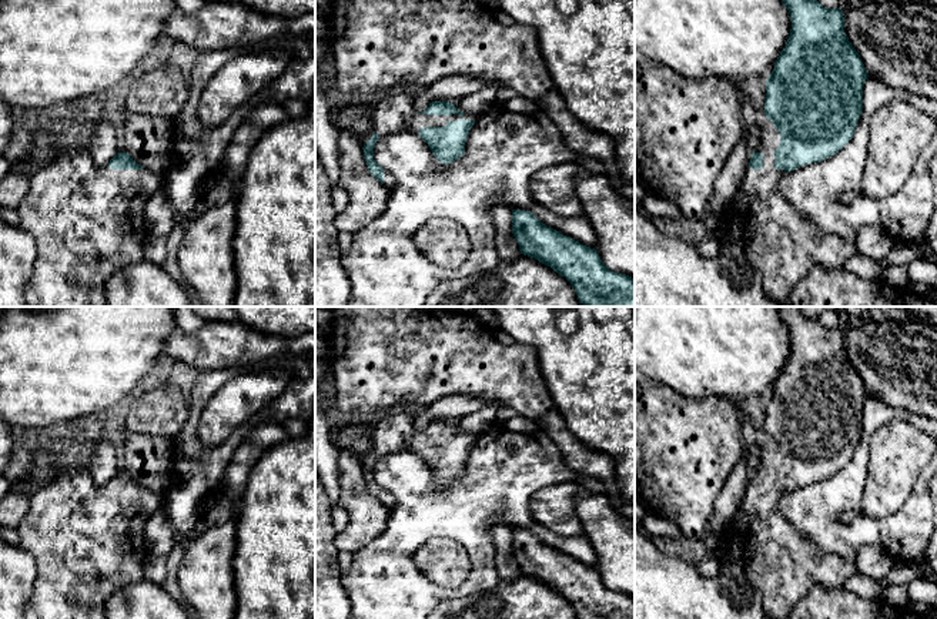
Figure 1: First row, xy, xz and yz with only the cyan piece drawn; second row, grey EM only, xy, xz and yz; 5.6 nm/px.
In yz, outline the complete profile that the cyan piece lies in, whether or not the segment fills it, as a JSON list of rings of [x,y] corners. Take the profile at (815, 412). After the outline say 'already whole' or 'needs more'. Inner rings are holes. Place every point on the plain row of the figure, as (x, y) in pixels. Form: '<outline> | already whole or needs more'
[[[779,307],[779,310],[782,322],[790,334],[790,355],[766,401],[766,439],[760,444],[759,465],[752,471],[743,501],[722,535],[719,556],[720,575],[757,589],[763,596],[763,610],[770,619],[786,619],[811,586],[843,589],[844,582],[857,572],[856,563],[821,552],[813,541],[794,529],[782,516],[777,503],[784,492],[820,482],[839,472],[853,458],[863,432],[863,404],[869,397],[860,374],[844,352],[843,329],[826,328],[817,319],[806,318],[802,307]]] | needs more

